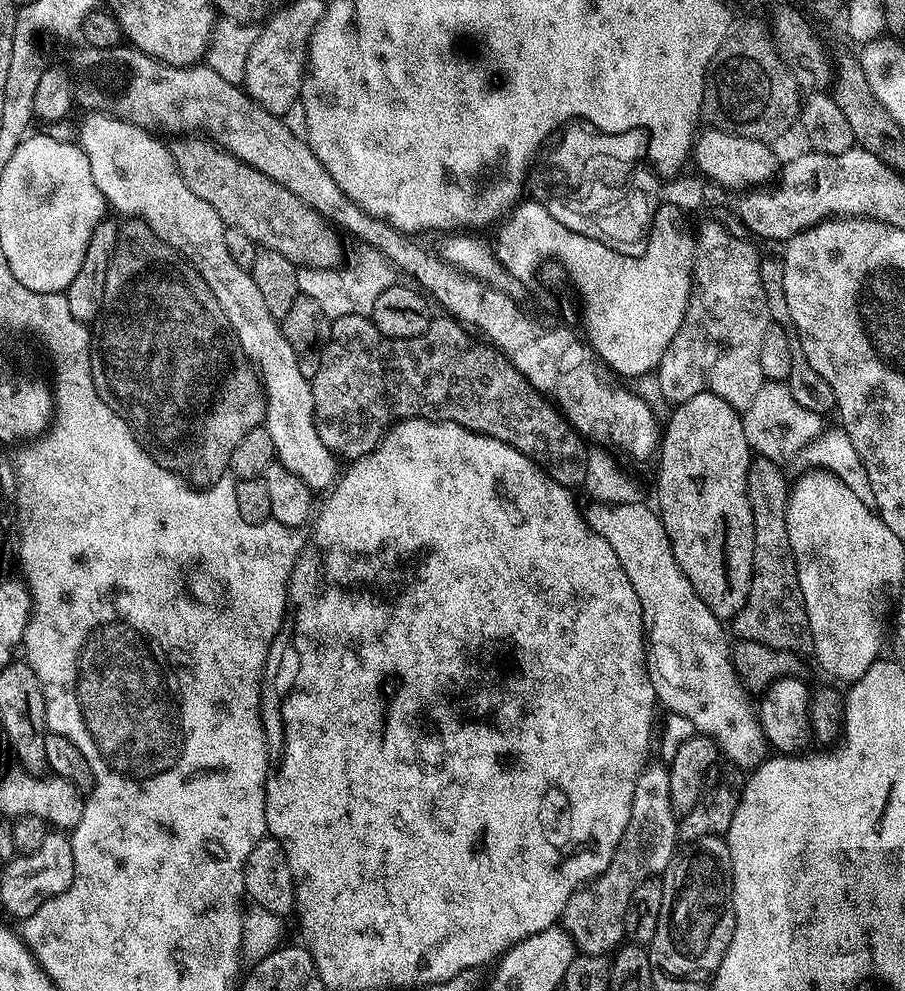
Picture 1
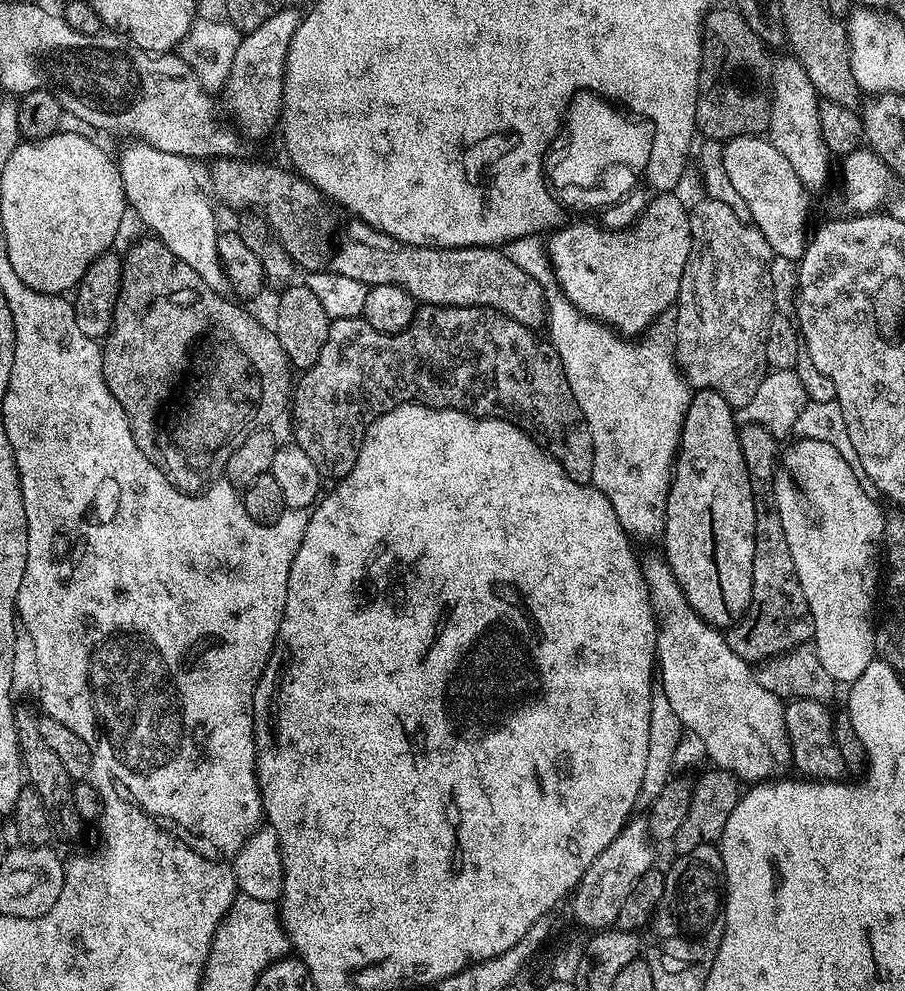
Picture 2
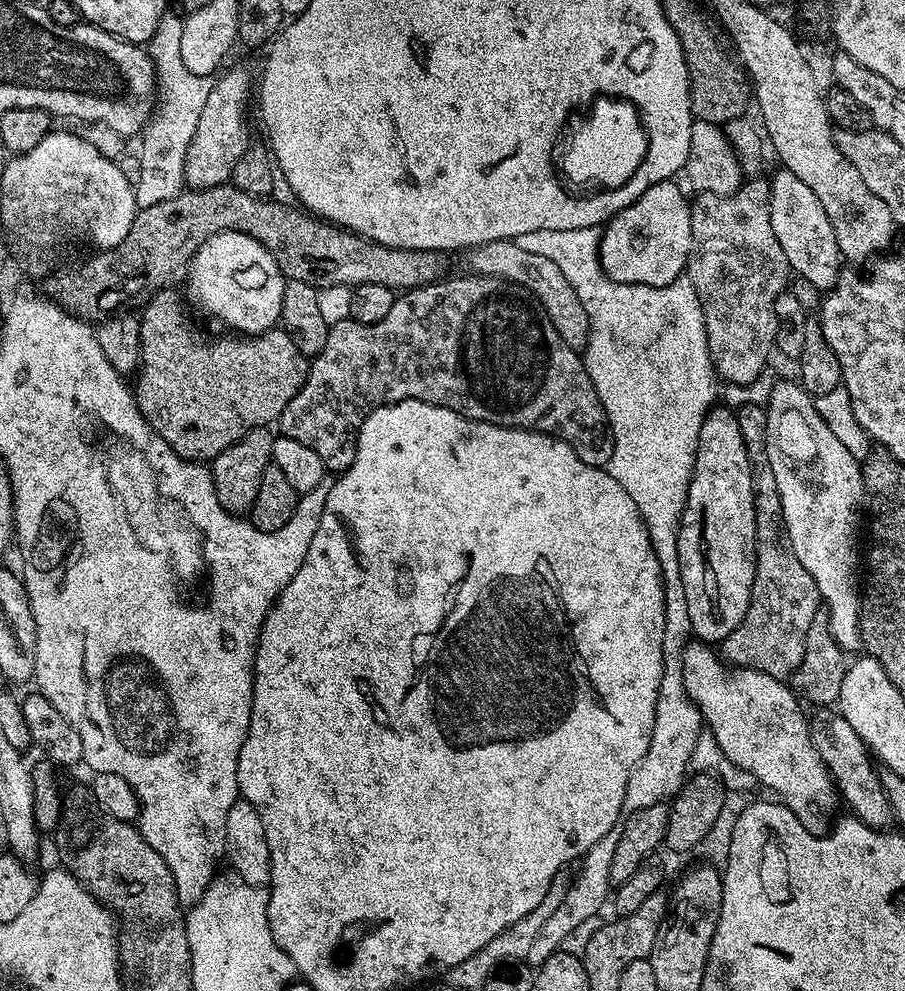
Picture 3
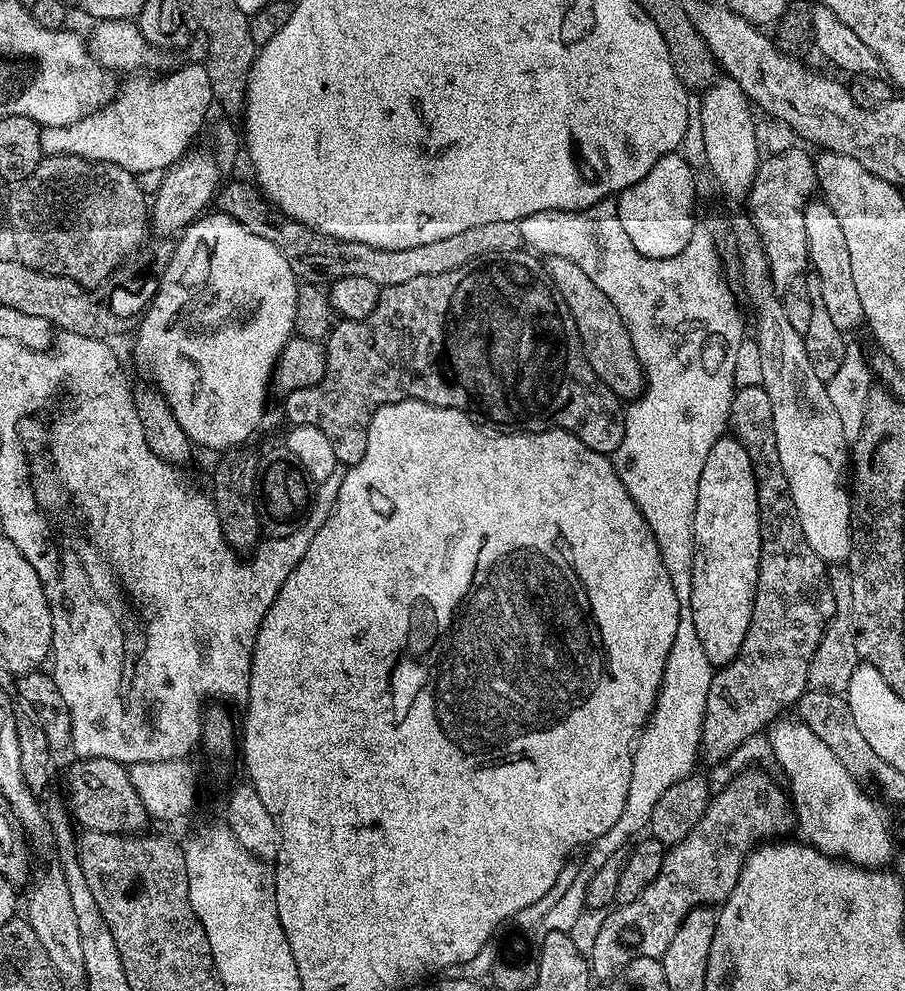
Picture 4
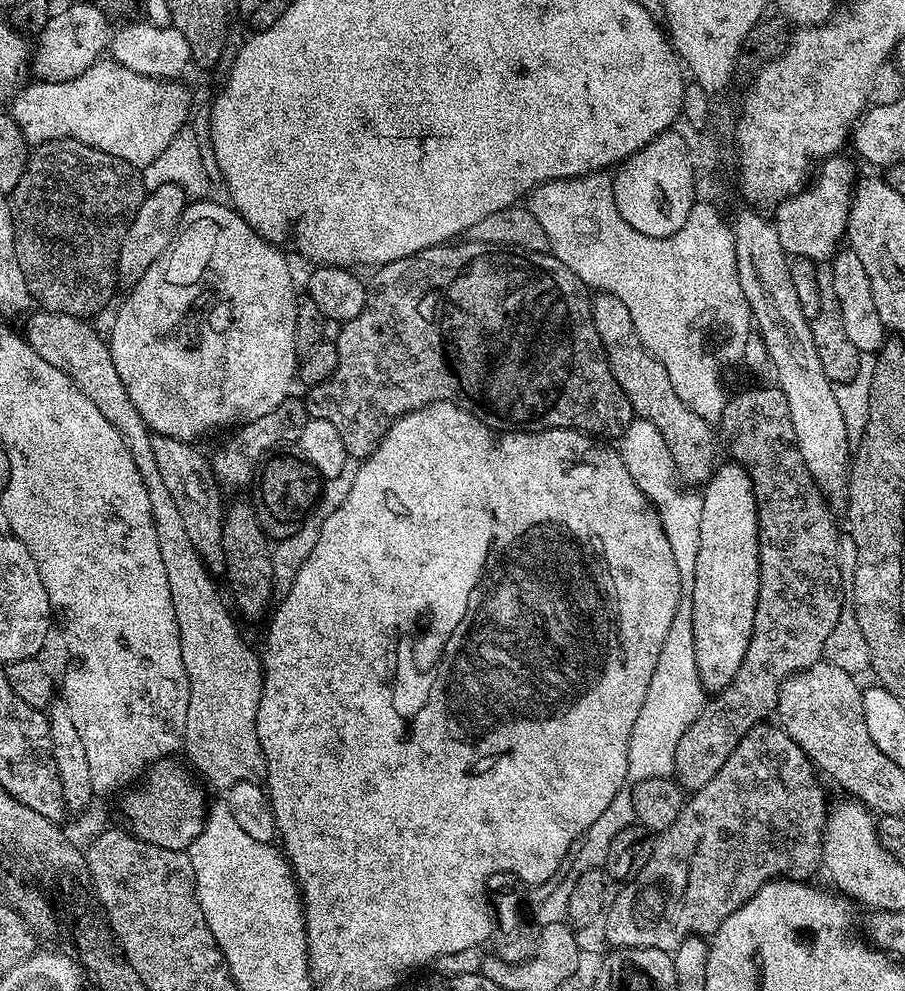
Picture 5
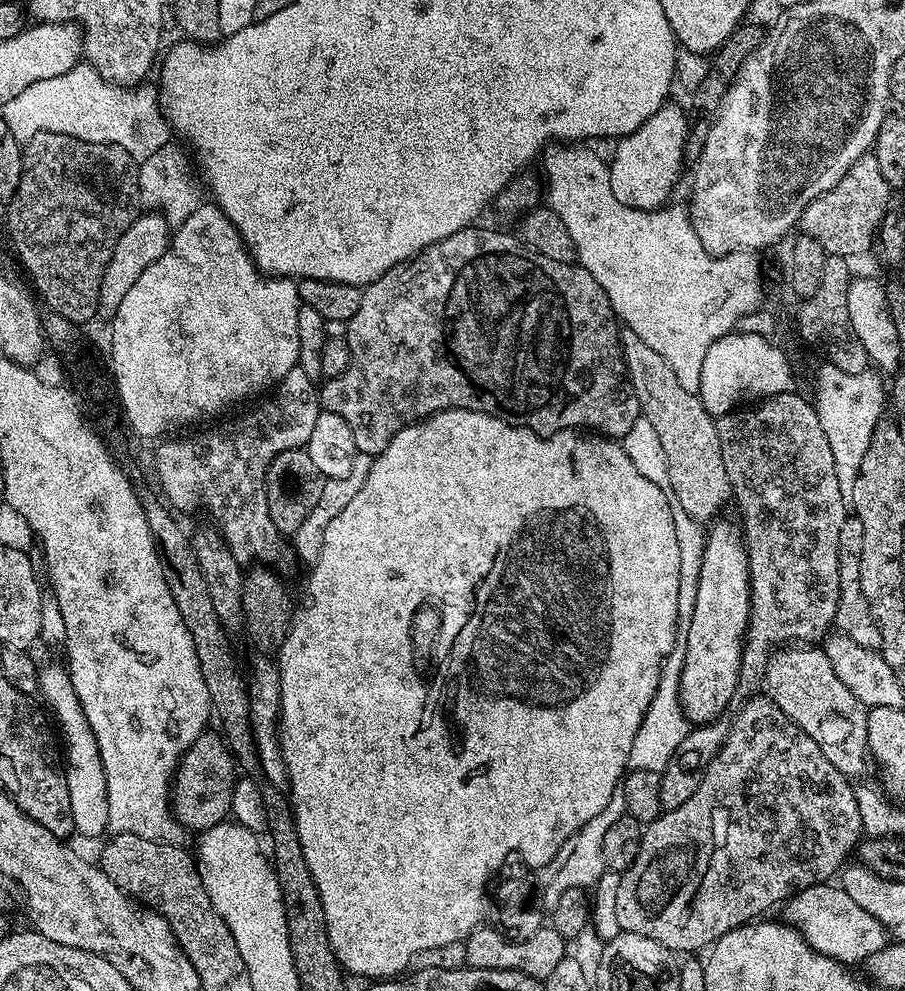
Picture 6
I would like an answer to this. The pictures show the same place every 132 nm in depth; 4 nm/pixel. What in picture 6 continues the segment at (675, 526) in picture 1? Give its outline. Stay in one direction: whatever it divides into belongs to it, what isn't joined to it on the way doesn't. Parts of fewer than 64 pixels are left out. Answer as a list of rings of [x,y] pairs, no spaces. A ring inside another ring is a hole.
[[[717,519],[706,532],[702,574],[698,574],[698,598],[694,601],[694,618],[690,618],[690,630],[686,633],[688,641],[684,644],[684,665],[678,681],[684,716],[696,726],[721,719],[728,703],[736,696],[744,633],[748,631],[748,613],[752,610],[744,534],[735,519],[724,519]]]

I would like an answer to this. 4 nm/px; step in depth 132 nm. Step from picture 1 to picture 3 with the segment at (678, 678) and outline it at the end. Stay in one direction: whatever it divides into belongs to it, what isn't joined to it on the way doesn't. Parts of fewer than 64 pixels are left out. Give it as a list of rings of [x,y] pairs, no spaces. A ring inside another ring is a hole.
[[[690,642],[684,648],[684,681],[689,698],[698,706],[707,731],[714,734],[724,757],[737,764],[743,772],[752,772],[761,789],[764,787],[777,792],[780,795],[777,797],[800,819],[805,828],[819,829],[824,812],[835,810],[838,793],[827,766],[822,762],[818,750],[814,750],[808,729],[810,720],[806,712],[804,716],[800,709],[802,704],[797,693],[779,676],[762,674],[753,668],[733,667],[729,670],[725,661],[703,642]]]

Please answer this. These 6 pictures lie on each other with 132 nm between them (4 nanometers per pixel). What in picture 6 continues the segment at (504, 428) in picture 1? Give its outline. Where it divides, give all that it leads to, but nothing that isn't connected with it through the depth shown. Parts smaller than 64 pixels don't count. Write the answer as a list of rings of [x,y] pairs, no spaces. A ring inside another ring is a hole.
[[[469,226],[458,230],[458,234],[450,234],[450,238],[434,242],[411,260],[405,260],[403,264],[386,270],[382,278],[363,289],[362,303],[354,313],[354,318],[346,321],[350,366],[342,375],[325,379],[318,391],[321,409],[330,414],[338,414],[338,418],[344,419],[346,426],[350,426],[350,434],[354,434],[354,446],[359,455],[373,458],[380,456],[382,450],[390,446],[392,439],[403,428],[408,428],[417,420],[427,420],[435,412],[445,412],[451,408],[485,412],[486,415],[497,416],[499,420],[505,420],[517,428],[530,428],[541,436],[551,436],[554,432],[565,430],[595,430],[605,438],[623,438],[641,416],[638,398],[631,387],[626,386],[624,349],[620,342],[621,325],[602,286],[598,286],[598,282],[594,282],[594,278],[579,263],[554,262],[554,258],[546,258],[546,254],[538,254],[526,247],[519,235],[512,233],[511,236],[508,232],[495,232],[492,228],[480,227]]]

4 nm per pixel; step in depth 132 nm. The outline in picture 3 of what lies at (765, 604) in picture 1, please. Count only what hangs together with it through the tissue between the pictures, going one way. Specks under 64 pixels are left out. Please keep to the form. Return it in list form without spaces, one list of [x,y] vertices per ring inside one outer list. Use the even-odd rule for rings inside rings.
[[[741,404],[735,409],[738,418],[738,430],[742,430],[742,442],[746,442],[746,454],[752,463],[752,493],[754,494],[754,510],[756,511],[756,569],[754,570],[754,586],[750,606],[746,610],[746,618],[719,645],[718,652],[729,665],[738,668],[753,668],[762,674],[791,677],[804,657],[806,638],[814,631],[812,624],[816,615],[821,615],[822,601],[820,591],[810,578],[810,570],[798,562],[798,554],[794,554],[794,546],[788,540],[788,531],[784,529],[782,514],[782,498],[778,494],[778,482],[774,482],[774,470],[770,470],[770,462],[766,454],[766,418],[767,411],[759,404]]]

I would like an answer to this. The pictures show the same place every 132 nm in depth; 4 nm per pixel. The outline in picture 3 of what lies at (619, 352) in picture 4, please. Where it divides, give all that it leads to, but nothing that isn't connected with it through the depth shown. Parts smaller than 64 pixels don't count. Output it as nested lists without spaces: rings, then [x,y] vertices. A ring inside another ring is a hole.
[[[495,240],[489,244],[479,244],[471,249],[471,271],[477,276],[497,276],[499,280],[507,280],[509,284],[519,284],[533,293],[540,302],[540,307],[554,322],[554,330],[566,342],[566,346],[577,350],[583,349],[588,342],[588,319],[582,302],[578,302],[578,294],[574,294],[574,286],[566,282],[566,274],[550,262],[550,258],[542,258],[542,254],[530,254],[517,246],[515,240]]]

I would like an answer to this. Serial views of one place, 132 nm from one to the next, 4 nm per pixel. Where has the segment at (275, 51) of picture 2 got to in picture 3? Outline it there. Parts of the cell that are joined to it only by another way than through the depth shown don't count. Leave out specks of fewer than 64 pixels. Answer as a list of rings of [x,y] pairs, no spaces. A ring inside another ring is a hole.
[[[232,68],[229,72],[224,70],[212,80],[202,118],[198,118],[198,130],[194,130],[190,150],[186,150],[184,182],[189,189],[213,188],[231,181],[234,166],[250,143],[244,111],[248,108],[251,96],[253,99],[254,76],[252,80],[252,72],[248,68]]]

